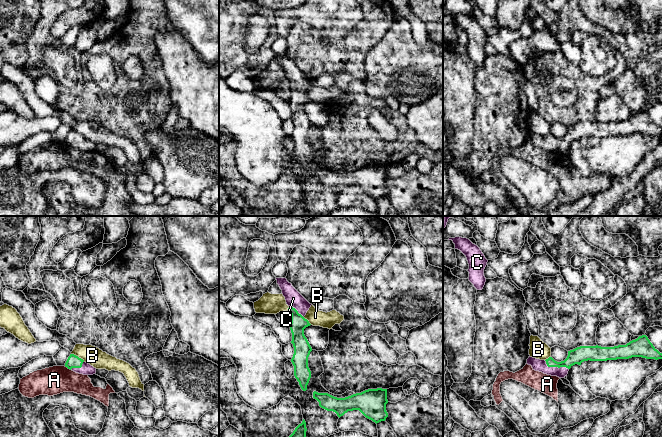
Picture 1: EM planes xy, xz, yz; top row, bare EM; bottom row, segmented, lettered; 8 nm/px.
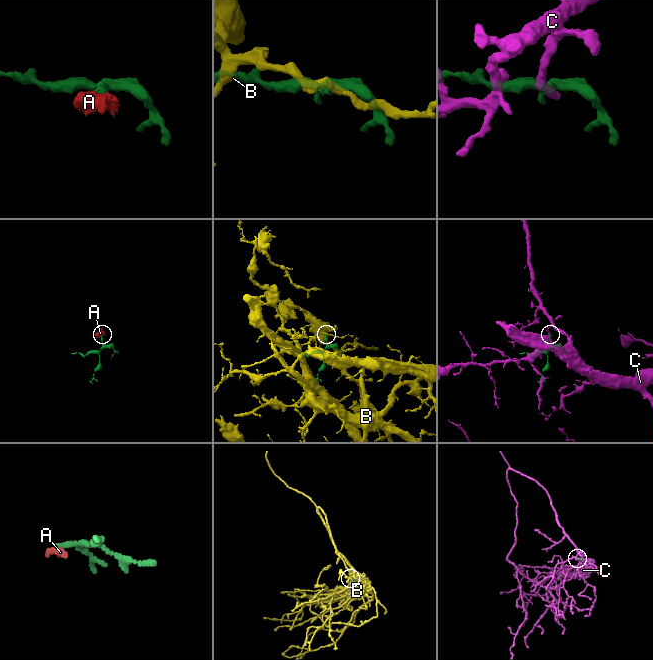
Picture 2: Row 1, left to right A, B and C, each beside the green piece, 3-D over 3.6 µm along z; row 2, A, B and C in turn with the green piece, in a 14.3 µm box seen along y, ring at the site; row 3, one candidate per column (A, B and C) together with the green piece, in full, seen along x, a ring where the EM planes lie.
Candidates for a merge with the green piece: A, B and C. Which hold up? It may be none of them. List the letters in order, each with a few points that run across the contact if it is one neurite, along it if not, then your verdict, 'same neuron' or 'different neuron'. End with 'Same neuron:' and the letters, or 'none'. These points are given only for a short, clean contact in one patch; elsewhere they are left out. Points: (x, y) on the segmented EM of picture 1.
A: line xy (64, 366), (70, 370); different neuron
B: line xy (71, 353), (84, 361); different neuron
C: line yz (580, 354), (564, 366), (555, 366), (539, 365); same neuron
Same neuron: C

